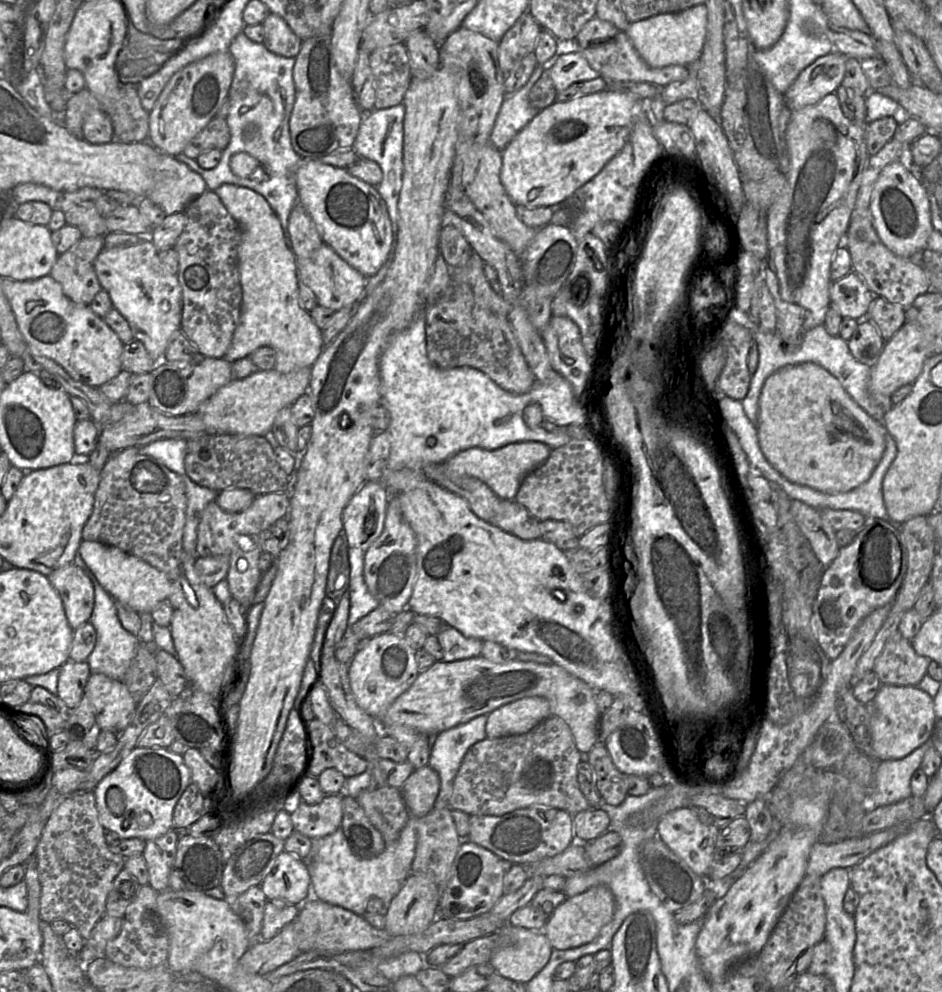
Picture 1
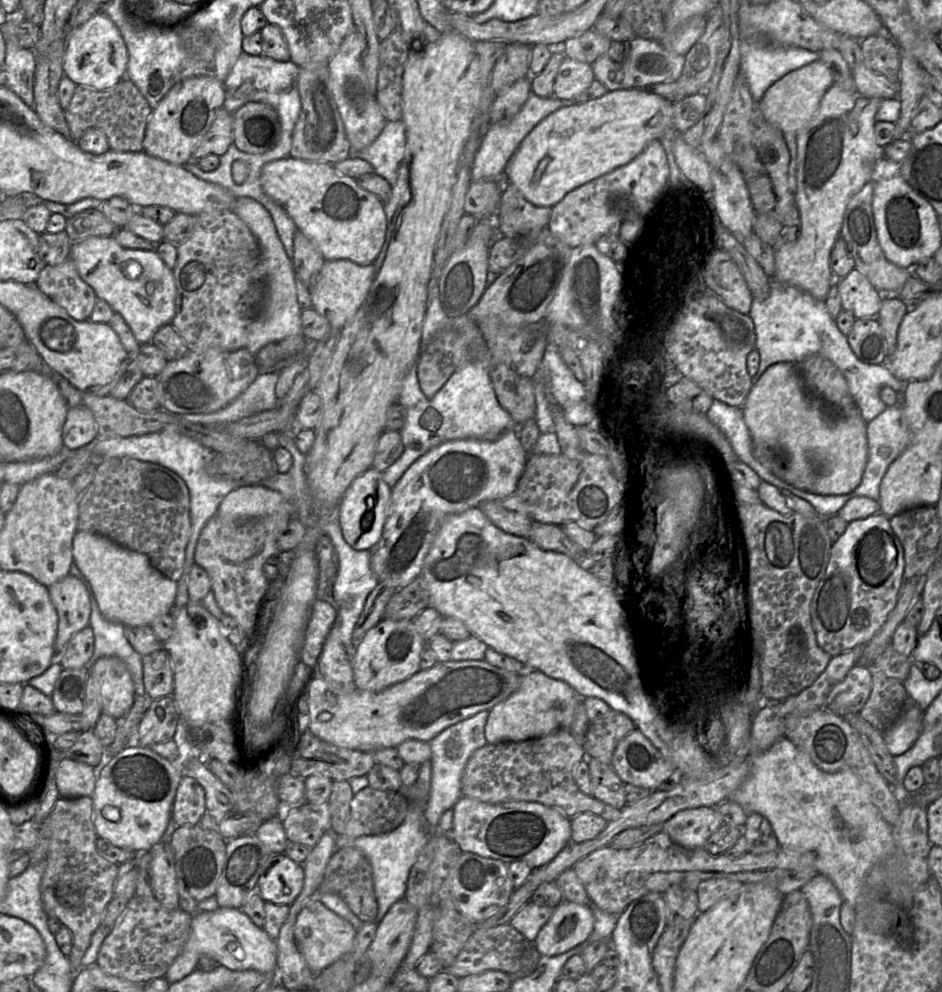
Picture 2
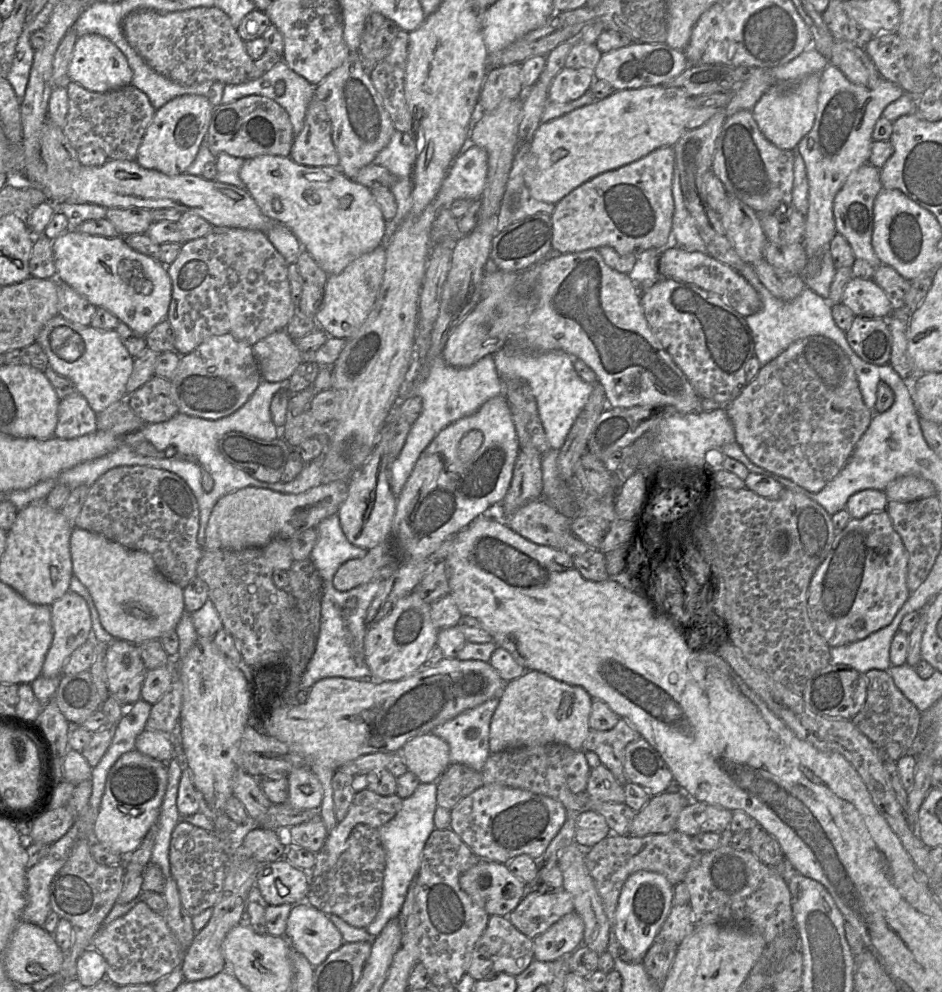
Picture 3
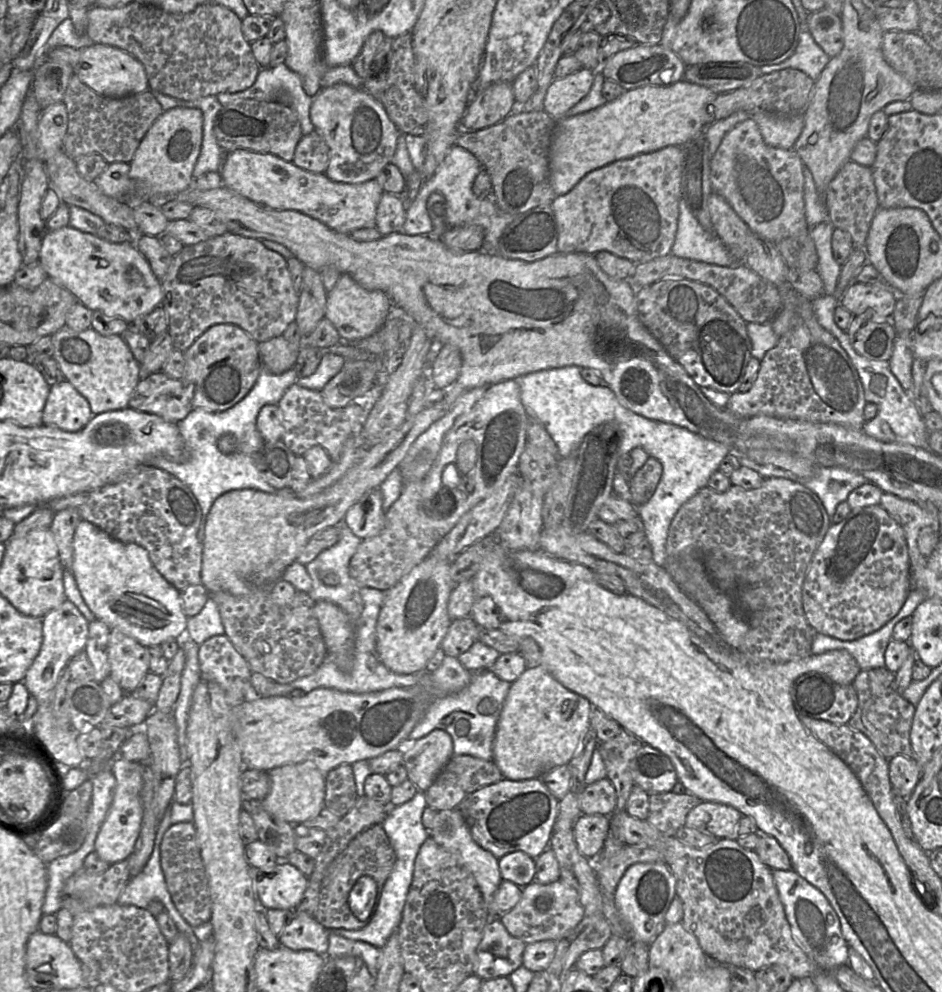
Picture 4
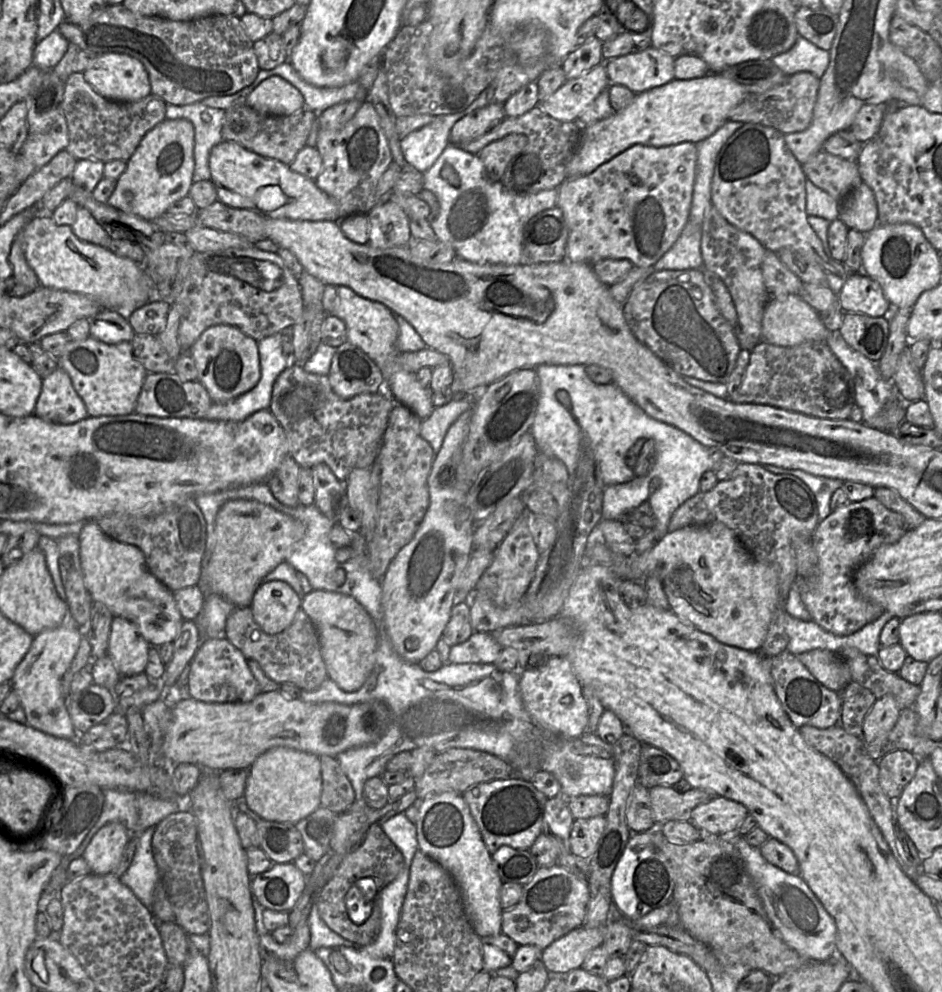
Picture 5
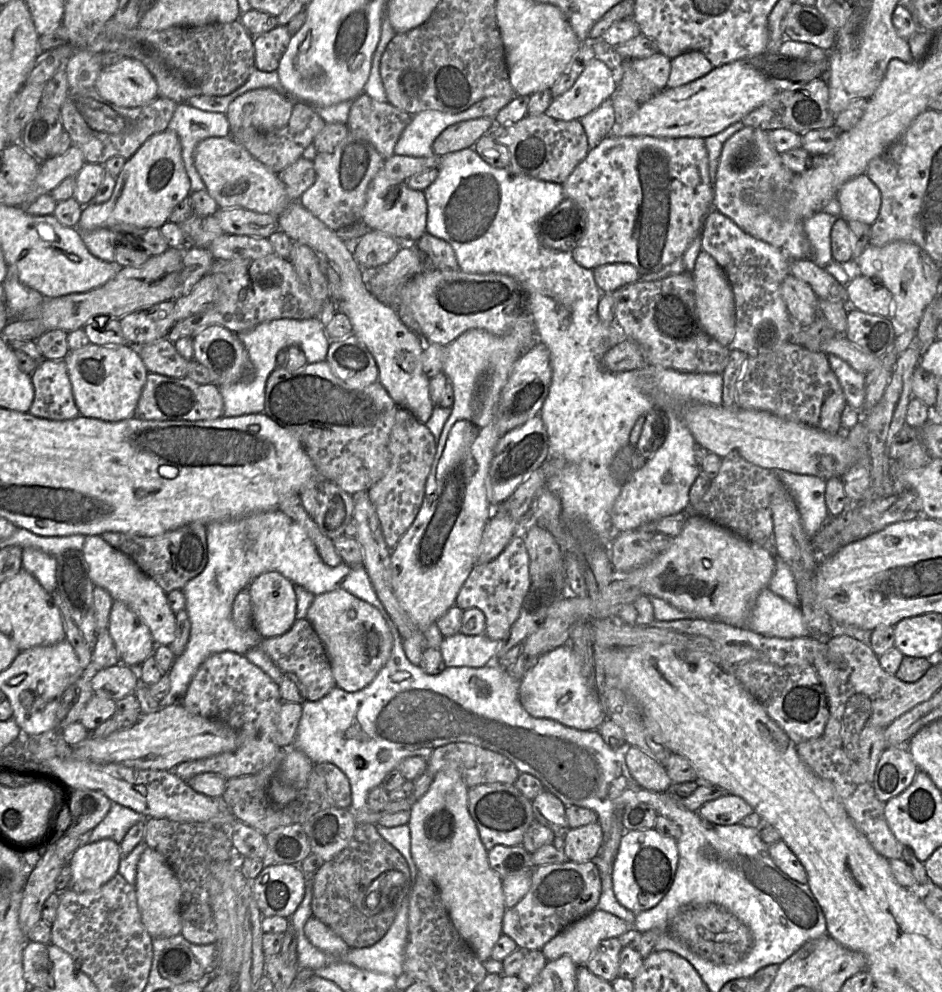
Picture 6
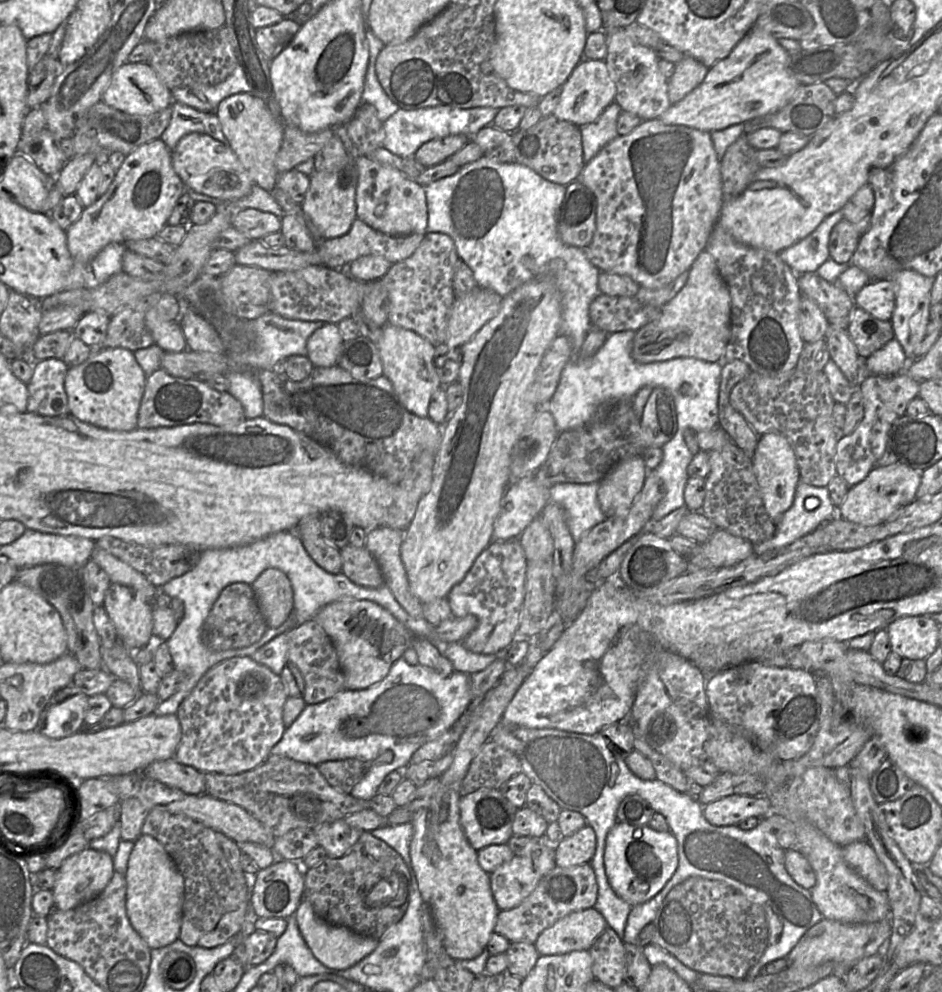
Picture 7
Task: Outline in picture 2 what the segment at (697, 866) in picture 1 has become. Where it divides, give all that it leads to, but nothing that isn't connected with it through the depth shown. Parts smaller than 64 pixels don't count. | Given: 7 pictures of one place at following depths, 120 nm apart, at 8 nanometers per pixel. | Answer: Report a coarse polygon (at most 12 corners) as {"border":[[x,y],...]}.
{"border":[[714,807],[679,811],[663,831],[686,849],[704,848],[724,824]]}

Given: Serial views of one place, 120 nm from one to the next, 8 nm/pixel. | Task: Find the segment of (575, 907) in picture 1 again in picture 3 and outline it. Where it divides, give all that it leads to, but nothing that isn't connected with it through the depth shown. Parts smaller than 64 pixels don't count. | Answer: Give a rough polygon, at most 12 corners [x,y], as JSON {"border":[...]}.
{"border":[[573,911],[533,939],[534,959],[566,958],[583,944]]}

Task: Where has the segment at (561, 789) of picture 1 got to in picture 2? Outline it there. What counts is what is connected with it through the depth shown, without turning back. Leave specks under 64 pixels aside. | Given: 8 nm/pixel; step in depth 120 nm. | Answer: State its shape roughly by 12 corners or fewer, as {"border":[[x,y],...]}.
{"border":[[565,728],[475,750],[462,796],[532,801],[607,822],[621,810],[582,793],[584,753]]}

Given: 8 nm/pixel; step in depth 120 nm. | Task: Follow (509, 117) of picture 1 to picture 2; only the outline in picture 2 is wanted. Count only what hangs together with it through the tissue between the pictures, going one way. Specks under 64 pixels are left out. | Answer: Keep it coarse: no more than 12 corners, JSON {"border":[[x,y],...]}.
{"border":[[530,93],[512,119],[489,126],[472,181],[499,178],[522,140],[572,100]]}

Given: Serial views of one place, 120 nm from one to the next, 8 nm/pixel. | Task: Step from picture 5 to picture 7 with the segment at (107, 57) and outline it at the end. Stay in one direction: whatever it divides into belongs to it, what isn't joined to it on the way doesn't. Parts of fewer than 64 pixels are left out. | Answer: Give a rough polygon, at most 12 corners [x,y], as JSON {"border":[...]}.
{"border":[[124,63],[102,101],[131,115],[170,106],[170,90],[147,63]]}

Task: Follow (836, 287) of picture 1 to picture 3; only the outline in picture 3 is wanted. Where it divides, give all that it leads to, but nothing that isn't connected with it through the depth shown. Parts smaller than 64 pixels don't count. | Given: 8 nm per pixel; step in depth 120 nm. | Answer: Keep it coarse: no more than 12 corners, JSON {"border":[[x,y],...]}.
{"border":[[853,276],[841,303],[855,316],[886,318],[894,304],[871,278]]}

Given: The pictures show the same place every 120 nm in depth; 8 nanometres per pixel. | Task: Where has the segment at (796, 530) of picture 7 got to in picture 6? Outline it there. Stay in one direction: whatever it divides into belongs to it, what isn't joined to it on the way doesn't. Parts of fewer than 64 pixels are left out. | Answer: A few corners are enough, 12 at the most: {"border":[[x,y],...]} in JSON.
{"border":[[773,471],[795,501],[806,535],[830,517],[826,481]]}

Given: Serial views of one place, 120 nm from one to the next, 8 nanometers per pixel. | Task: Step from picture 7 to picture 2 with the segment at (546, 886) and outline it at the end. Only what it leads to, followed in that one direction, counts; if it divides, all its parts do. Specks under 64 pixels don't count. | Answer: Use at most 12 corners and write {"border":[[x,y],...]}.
{"border":[[527,902],[510,924],[533,944],[553,907]]}

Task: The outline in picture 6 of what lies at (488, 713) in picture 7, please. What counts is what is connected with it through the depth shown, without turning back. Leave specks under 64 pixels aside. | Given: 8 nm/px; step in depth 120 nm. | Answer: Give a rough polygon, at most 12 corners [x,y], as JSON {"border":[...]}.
{"border":[[457,768],[410,809],[411,855],[483,963],[502,878]]}

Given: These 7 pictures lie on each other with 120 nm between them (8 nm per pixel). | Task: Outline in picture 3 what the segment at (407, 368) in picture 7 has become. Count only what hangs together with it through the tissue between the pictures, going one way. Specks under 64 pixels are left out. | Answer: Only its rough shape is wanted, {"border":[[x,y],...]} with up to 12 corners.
{"border":[[381,244],[328,276],[315,320],[348,339],[380,291]]}

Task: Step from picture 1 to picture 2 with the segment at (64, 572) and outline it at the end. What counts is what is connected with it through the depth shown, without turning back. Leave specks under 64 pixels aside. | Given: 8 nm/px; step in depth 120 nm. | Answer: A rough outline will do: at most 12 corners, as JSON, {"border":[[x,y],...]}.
{"border":[[68,574],[48,587],[58,614],[54,643],[61,654],[89,626],[91,603]]}

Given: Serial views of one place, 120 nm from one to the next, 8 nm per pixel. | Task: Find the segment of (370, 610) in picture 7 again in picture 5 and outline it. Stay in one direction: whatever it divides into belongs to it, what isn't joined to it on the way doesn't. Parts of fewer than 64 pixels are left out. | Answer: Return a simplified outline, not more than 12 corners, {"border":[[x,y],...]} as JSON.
{"border":[[312,590],[328,677],[345,692],[372,672],[378,631],[353,597]]}

